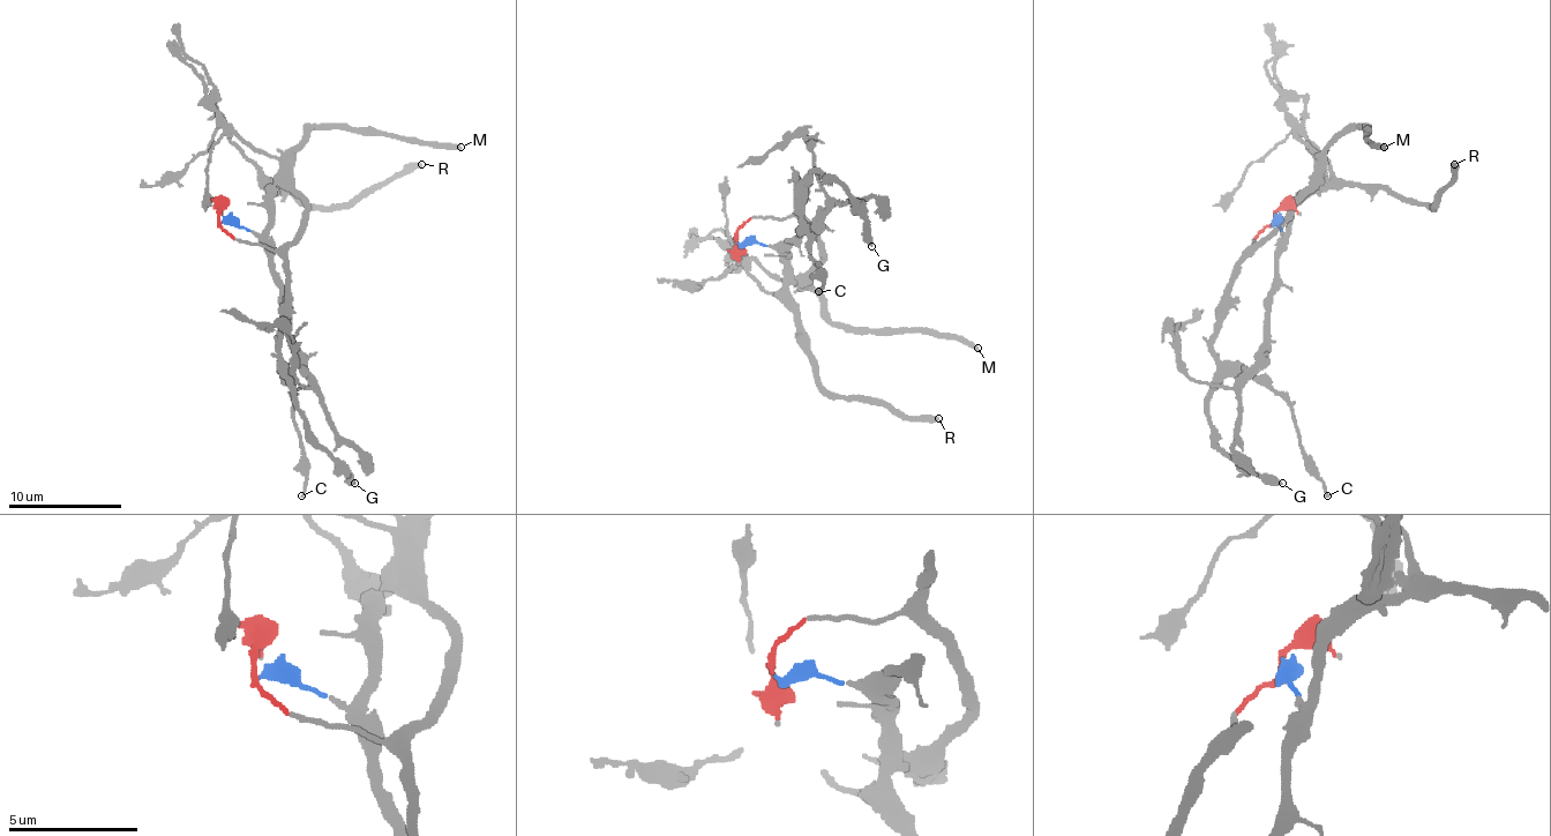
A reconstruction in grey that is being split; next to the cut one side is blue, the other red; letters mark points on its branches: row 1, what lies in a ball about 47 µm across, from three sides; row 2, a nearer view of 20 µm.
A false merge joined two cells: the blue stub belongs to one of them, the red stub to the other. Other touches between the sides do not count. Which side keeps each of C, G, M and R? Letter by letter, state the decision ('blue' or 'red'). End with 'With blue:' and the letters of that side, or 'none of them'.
C: red
G: red
M: red
R: blue
With blue: R

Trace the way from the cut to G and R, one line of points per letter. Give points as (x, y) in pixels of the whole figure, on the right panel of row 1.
G: (1276, 222), (1257, 236), (1229, 289), (1212, 343), (1218, 382), (1209, 425), (1226, 453), (1282, 484)
R: (1280, 222), (1286, 232), (1291, 213), (1321, 191), (1378, 185), (1393, 196), (1432, 207), (1452, 185), (1454, 165)

